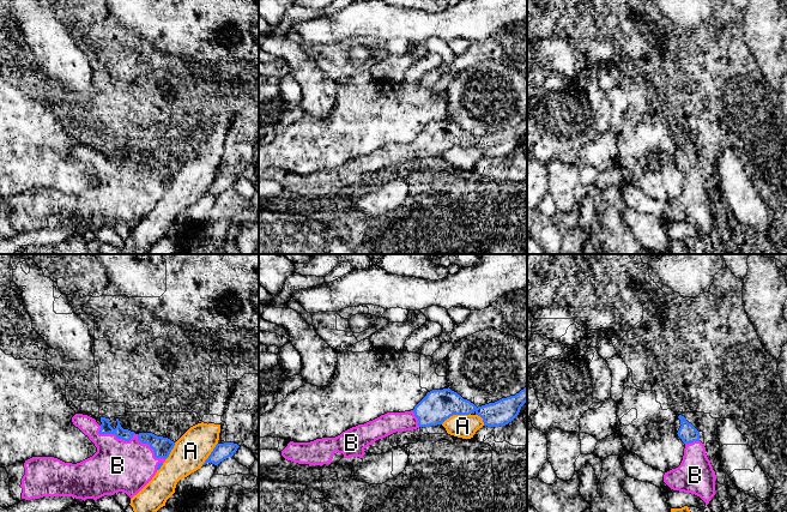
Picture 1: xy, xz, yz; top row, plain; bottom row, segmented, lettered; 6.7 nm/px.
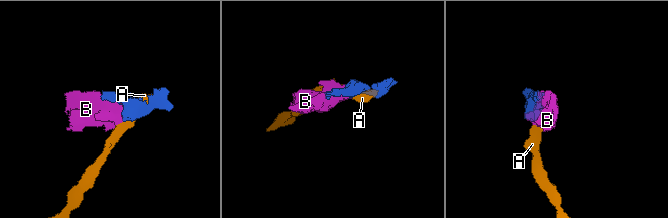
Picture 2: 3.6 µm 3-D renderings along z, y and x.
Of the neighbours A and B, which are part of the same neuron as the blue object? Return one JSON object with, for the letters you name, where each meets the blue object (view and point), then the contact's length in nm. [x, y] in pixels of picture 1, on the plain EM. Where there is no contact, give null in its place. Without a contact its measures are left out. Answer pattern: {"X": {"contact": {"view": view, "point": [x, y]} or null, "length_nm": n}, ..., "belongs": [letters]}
{"B": {"contact": {"view": "xy", "point": [116, 168]}, "length_nm": 260}, "belongs": ["B"]}

